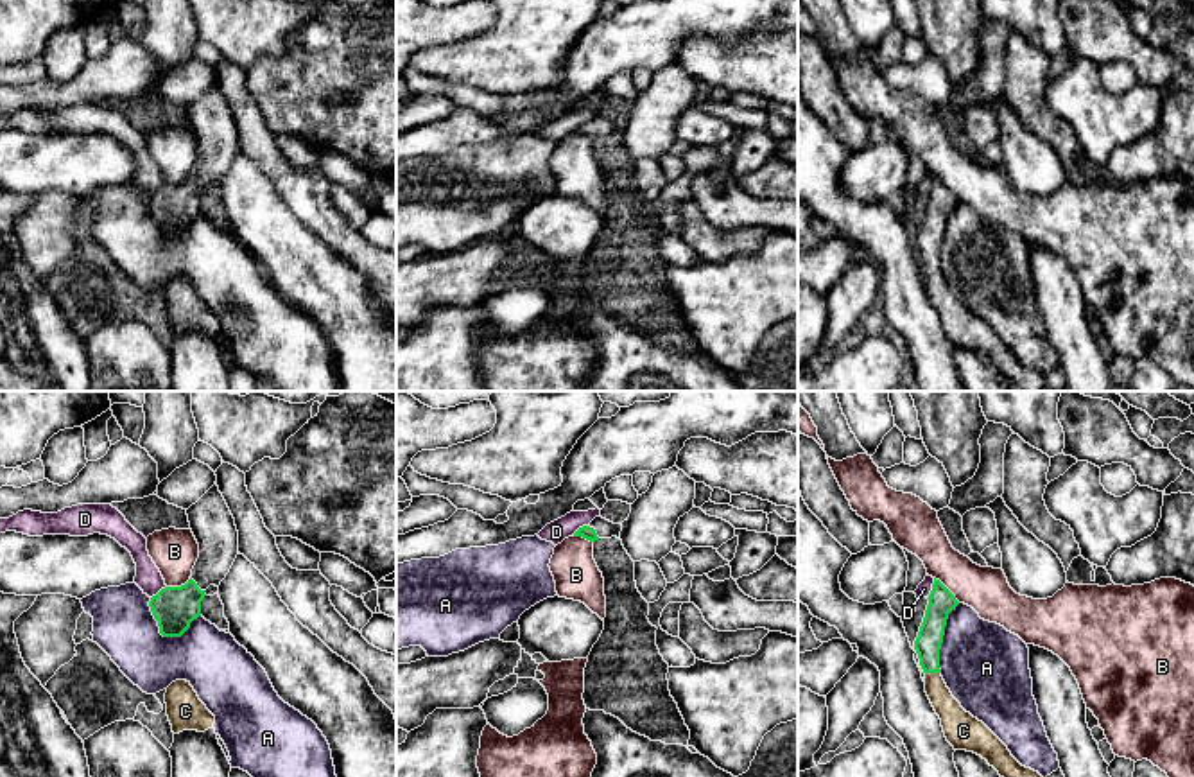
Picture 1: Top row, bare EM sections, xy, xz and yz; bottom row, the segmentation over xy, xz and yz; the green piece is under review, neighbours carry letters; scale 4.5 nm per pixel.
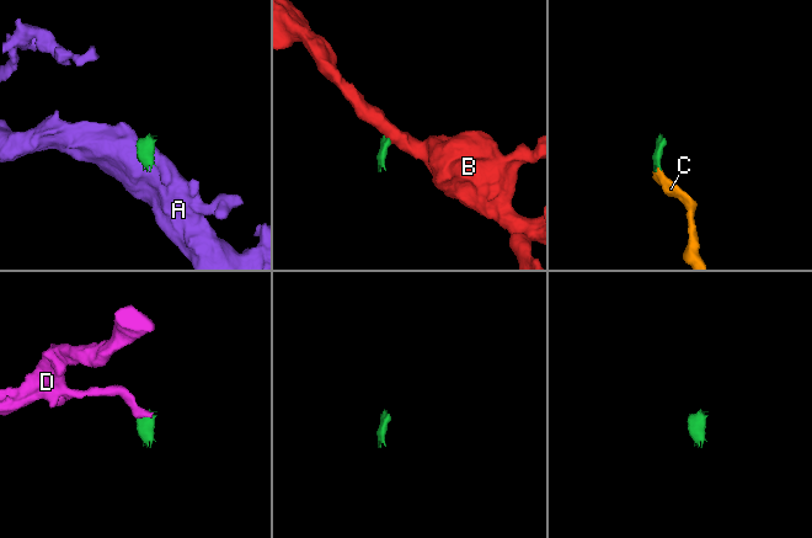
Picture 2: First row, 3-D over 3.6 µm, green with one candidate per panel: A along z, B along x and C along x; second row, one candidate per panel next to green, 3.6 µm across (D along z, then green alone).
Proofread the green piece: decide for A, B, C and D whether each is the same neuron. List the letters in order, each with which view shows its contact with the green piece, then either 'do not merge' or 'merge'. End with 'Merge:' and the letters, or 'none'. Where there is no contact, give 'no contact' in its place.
A: meets green in xy; do not merge
B: meets green in yz; do not merge
C: meets green in yz; merge
D: meets green in yz; do not merge
Merge: C

